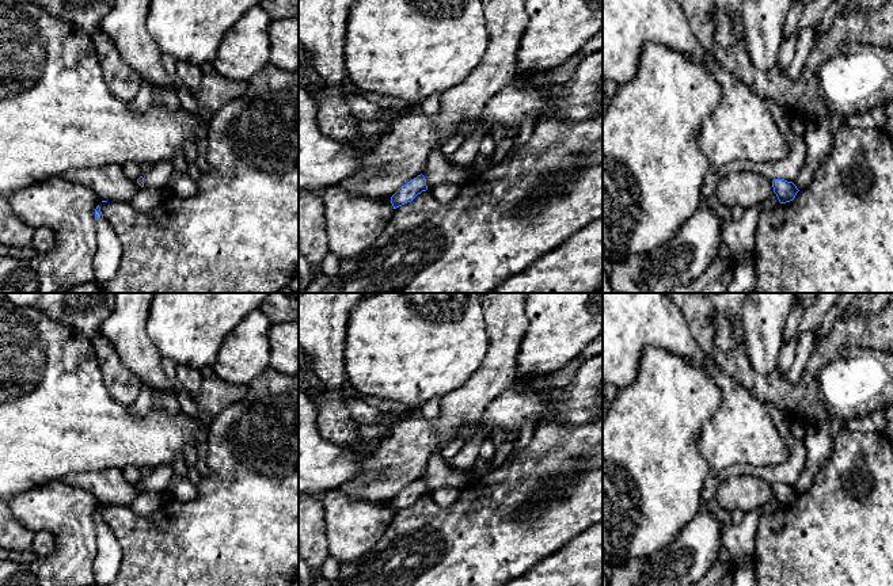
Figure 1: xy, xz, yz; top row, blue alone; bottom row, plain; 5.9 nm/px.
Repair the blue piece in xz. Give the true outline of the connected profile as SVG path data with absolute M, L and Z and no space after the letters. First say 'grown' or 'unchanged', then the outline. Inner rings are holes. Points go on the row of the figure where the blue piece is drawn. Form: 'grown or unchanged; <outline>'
unchanged; M421 174L399 189L391 197L391 203L392 203L394 209L396 209L407 202L411 202L418 194L421 194L422 191L426 191L426 190L428 190L426 179Z

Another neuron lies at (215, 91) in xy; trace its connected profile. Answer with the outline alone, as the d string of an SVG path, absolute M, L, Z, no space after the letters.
M212 62L200 65L202 79L200 88L193 94L200 110L206 114L213 114L231 100L242 96L248 83L246 80L229 80L223 77Z

